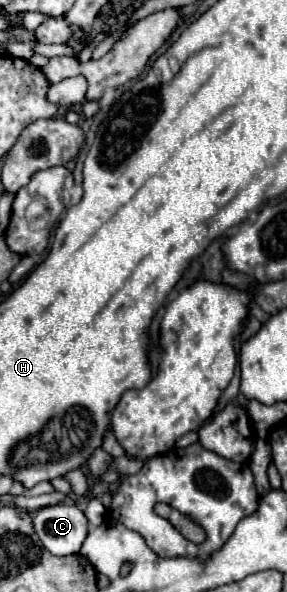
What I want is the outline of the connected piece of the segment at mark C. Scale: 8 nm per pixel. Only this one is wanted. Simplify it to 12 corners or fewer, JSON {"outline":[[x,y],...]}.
{"outline":[[56,504],[34,514],[50,554],[80,552],[88,520],[78,506]]}

